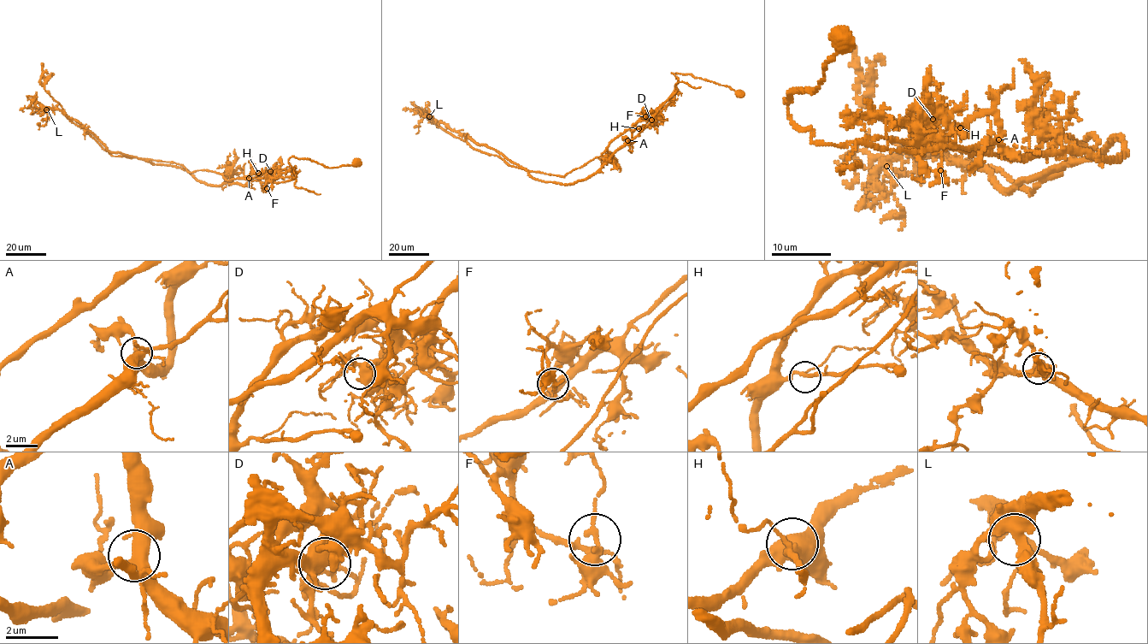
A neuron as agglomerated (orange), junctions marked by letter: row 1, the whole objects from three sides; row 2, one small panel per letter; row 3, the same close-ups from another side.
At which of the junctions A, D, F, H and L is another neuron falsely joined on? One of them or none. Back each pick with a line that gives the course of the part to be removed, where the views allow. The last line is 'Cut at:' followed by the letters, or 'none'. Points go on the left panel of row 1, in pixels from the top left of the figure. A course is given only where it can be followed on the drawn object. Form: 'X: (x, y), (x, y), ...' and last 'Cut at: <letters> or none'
F: (267, 188), (252, 168), (247, 184), (212, 186), (109, 152), (60, 110), (35, 97), (30, 105)
Cut at: F

